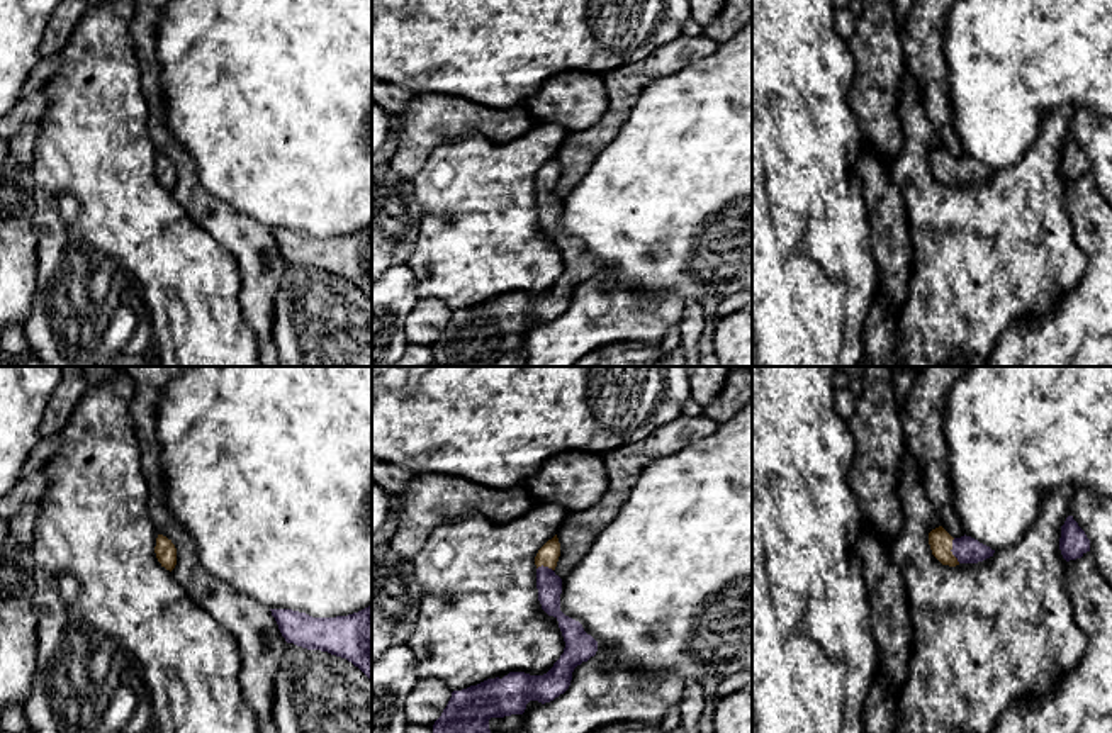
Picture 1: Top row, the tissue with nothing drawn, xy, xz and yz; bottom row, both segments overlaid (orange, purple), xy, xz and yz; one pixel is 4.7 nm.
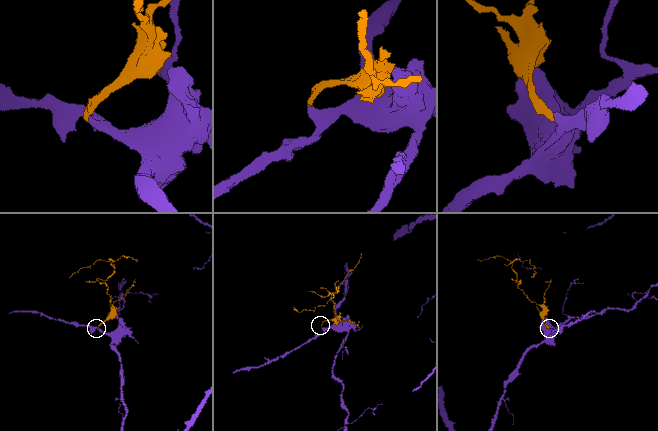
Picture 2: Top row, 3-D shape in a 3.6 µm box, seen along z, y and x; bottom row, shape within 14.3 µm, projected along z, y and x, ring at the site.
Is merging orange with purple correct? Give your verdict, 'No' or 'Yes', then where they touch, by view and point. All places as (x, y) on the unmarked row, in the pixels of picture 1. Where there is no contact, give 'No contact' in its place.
Yes. Touches orange at yz (951, 168)

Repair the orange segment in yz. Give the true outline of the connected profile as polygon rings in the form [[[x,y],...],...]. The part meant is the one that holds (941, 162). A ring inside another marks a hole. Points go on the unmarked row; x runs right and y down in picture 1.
[[[942,146],[929,153],[932,175],[949,187],[959,183],[978,183],[993,176],[995,170],[971,156],[952,158]]]

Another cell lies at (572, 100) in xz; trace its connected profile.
[[[560,73],[525,104],[538,124],[560,126],[567,132],[587,129],[608,110],[608,92],[601,73]]]

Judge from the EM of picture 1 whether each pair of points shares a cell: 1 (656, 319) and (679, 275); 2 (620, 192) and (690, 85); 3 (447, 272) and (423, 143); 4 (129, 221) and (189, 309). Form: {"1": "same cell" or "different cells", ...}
{"1": "different cells", "2": "same cell", "3": "different cells", "4": "same cell"}

